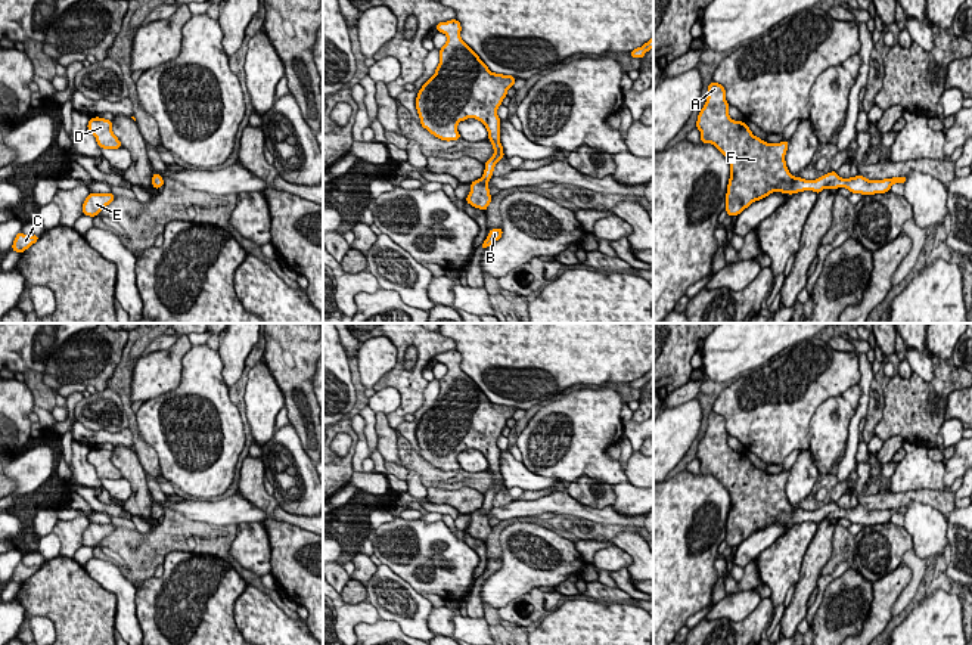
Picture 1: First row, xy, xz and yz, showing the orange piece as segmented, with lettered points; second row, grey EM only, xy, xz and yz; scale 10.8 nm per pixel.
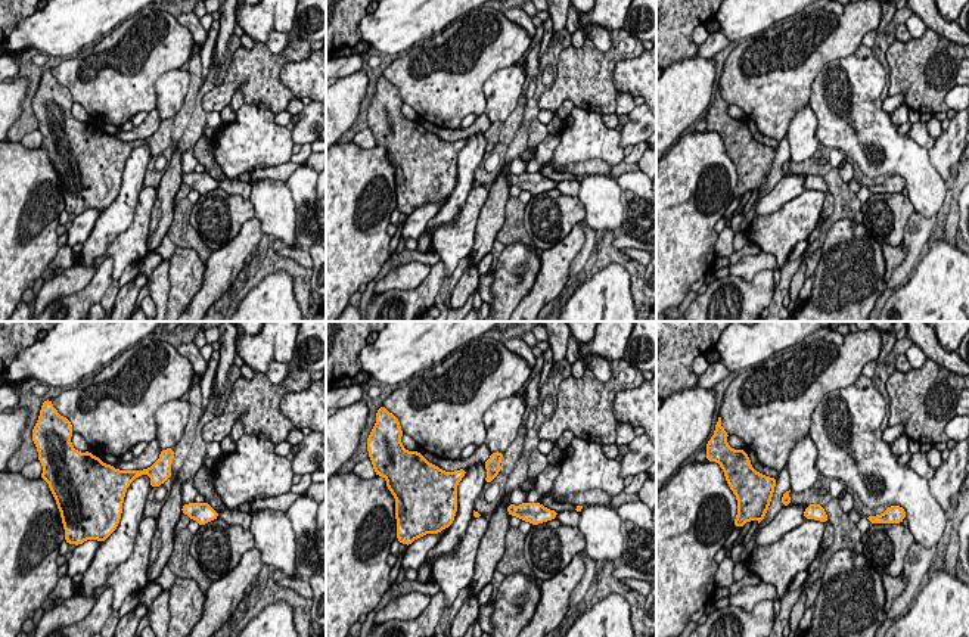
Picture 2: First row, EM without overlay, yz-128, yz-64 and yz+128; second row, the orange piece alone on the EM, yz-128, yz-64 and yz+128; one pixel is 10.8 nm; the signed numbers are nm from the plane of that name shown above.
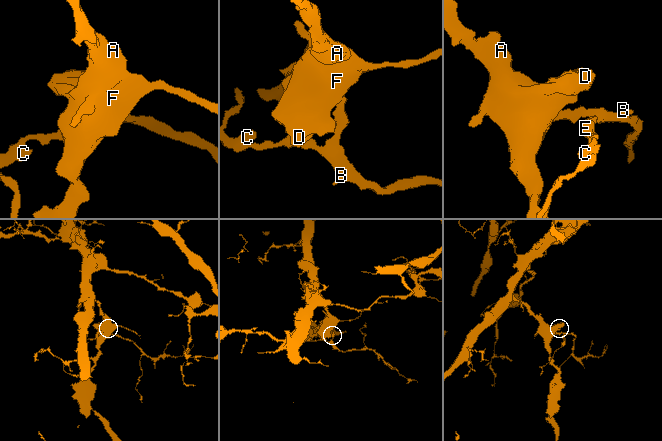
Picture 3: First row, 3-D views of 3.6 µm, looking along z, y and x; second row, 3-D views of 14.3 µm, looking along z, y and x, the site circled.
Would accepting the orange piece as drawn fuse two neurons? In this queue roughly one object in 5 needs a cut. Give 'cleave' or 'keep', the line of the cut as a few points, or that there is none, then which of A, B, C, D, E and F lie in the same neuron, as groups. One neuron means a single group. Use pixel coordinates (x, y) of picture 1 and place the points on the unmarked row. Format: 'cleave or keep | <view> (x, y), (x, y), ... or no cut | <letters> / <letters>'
keep | no cut | A B C D E F

